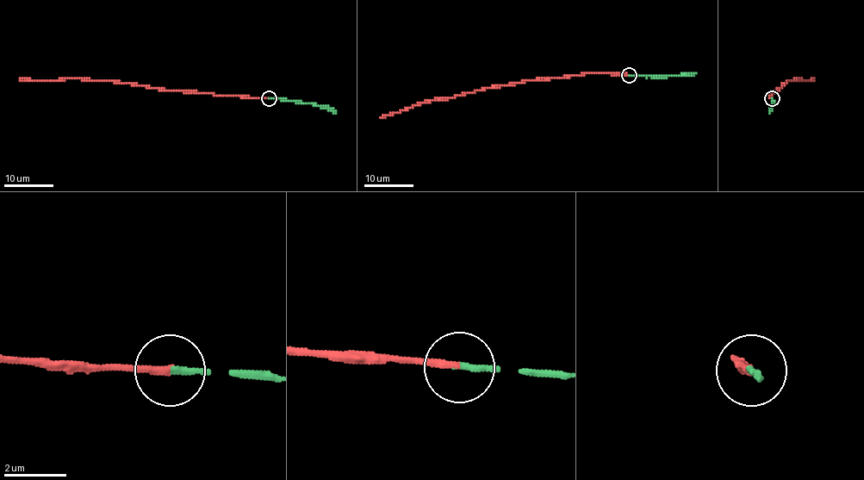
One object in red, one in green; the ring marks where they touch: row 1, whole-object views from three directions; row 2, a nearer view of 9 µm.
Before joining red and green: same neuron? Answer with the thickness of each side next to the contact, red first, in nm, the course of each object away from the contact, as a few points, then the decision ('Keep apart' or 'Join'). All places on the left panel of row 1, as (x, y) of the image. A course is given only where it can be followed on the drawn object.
Thickness 220 nm (red) against 190 nm. Course of red: (269, 98), (167, 90), (86, 78), (19, 80). Course of green: (269, 98), (315, 103), (326, 106), (335, 112). Join

